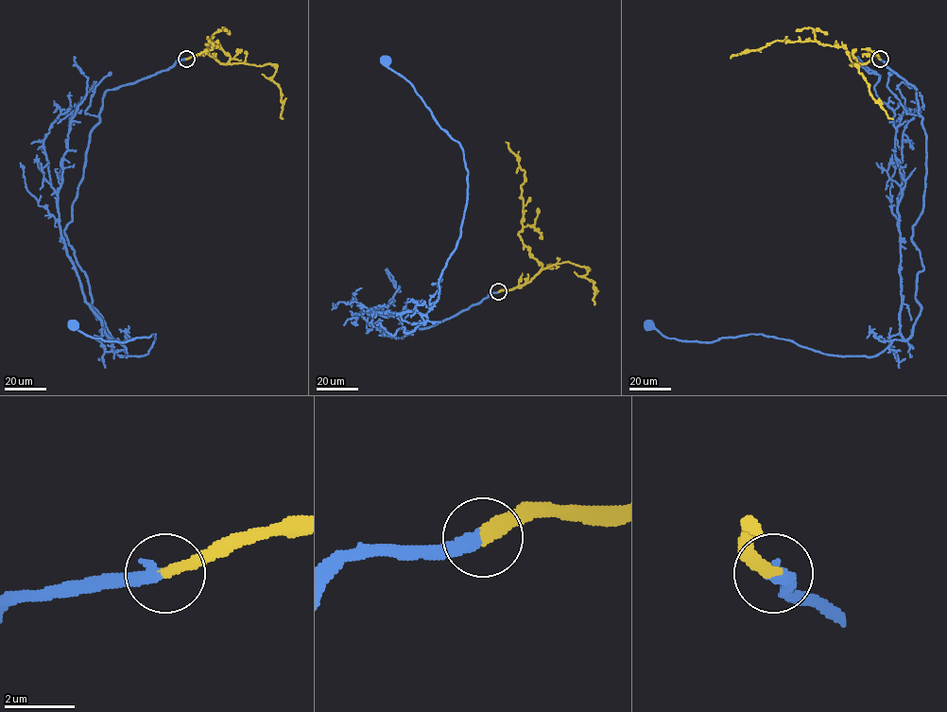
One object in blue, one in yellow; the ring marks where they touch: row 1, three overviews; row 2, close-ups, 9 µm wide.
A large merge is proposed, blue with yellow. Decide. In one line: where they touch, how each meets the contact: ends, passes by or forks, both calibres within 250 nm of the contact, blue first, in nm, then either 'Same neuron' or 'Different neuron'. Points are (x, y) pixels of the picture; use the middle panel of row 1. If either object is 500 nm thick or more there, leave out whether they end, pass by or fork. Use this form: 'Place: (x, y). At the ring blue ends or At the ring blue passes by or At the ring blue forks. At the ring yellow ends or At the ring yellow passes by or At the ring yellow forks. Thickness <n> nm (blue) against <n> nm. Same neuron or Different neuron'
Place: (498, 291). At the ring blue ends. At the ring yellow ends. Thickness 400 nm (blue) against 380 nm. Same neuron

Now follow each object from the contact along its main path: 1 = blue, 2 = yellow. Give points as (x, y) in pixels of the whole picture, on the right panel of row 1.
1: (880, 59), (916, 90), (925, 134), (911, 335), (871, 356), (838, 356), (758, 334), (681, 340), (648, 324)
2: (880, 59), (875, 54), (866, 63), (860, 64), (842, 46), (784, 40), (730, 58)

